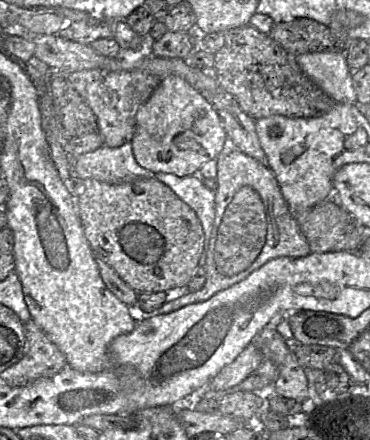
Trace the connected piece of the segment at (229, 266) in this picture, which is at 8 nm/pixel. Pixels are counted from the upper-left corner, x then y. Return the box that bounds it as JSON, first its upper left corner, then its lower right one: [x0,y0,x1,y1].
[153,146,311,315]

